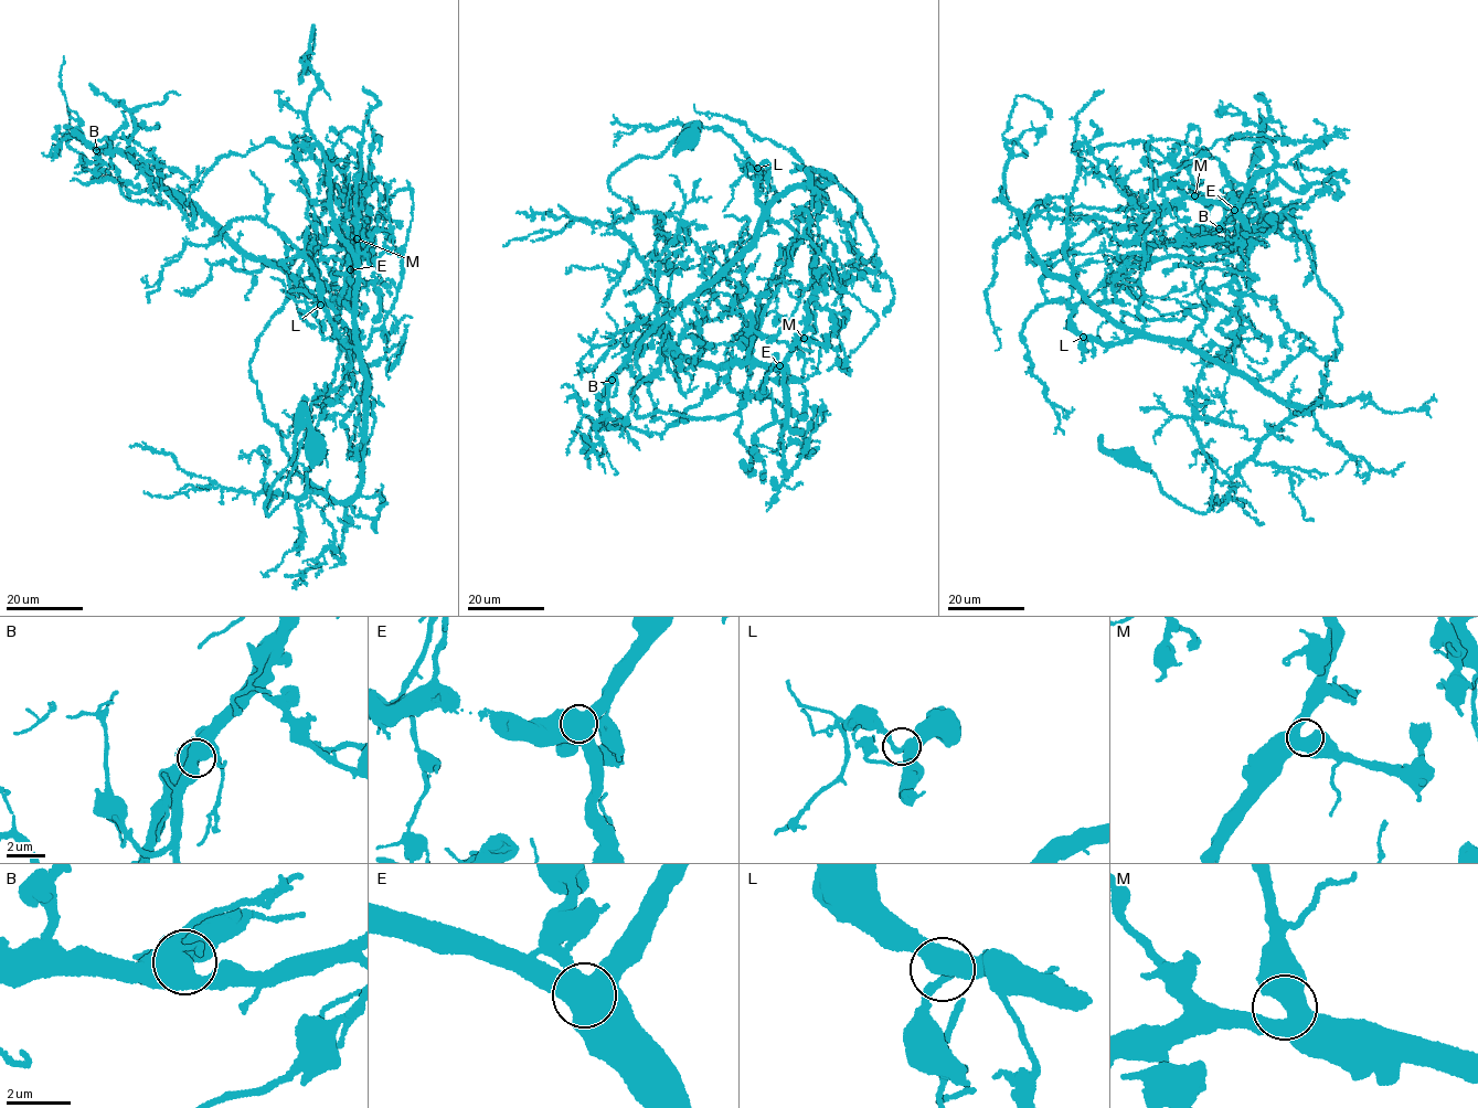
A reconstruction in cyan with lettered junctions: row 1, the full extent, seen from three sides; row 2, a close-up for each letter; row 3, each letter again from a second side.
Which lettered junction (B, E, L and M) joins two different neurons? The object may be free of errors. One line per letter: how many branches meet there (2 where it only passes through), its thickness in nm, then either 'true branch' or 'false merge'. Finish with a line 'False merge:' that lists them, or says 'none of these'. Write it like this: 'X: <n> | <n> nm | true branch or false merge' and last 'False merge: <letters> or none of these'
B: 3 | 480 nm | true branch
E: 3 | 550 nm | false merge
L: 3 | 400 nm | true branch
M: 3 | 600 nm | true branch
False merge: E

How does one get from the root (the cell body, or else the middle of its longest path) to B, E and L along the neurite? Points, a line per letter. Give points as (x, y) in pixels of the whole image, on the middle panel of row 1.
B: (690, 139), (609, 188), (681, 224), (710, 294), (755, 332), (750, 355), (705, 366), (651, 333), (612, 380)
E: (690, 139), (609, 188), (674, 217), (710, 294), (755, 332), (747, 361), (780, 365)
L: (690, 139), (608, 179), (635, 213), (680, 214), (647, 264), (659, 318), (754, 240), (757, 168)

